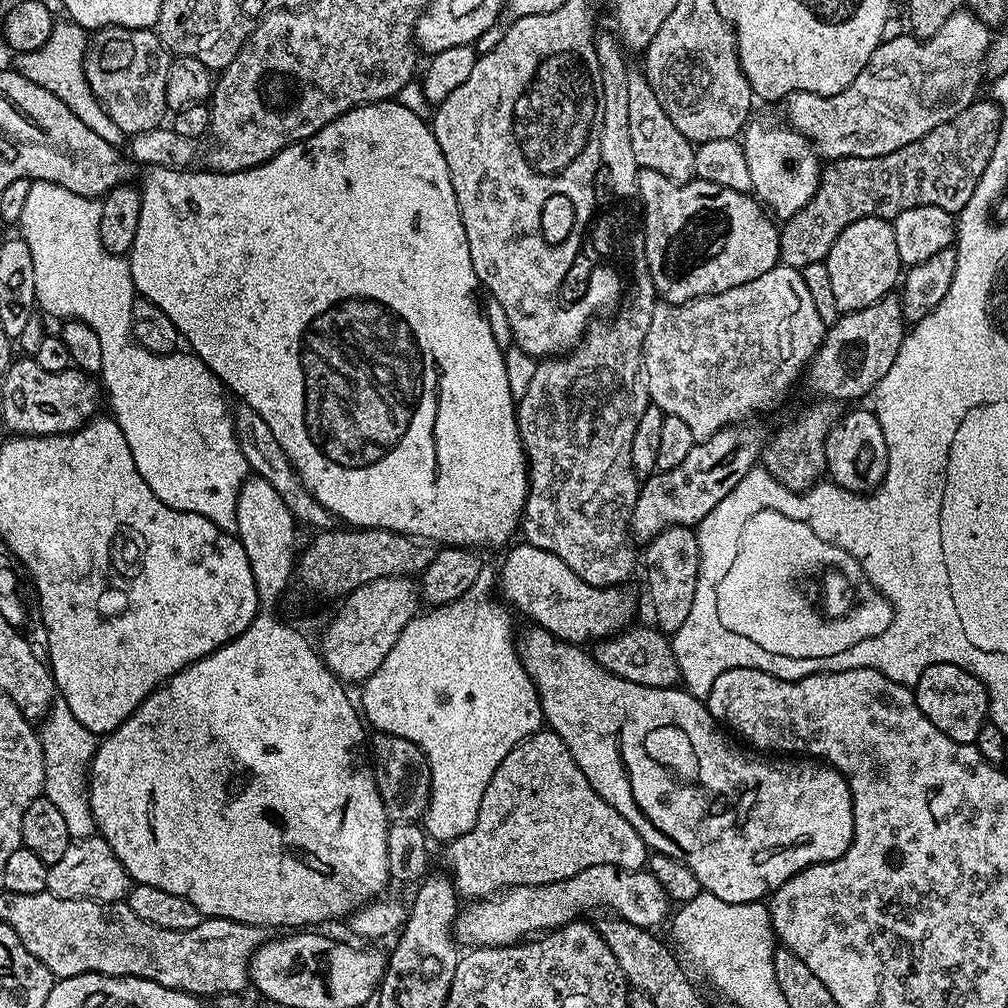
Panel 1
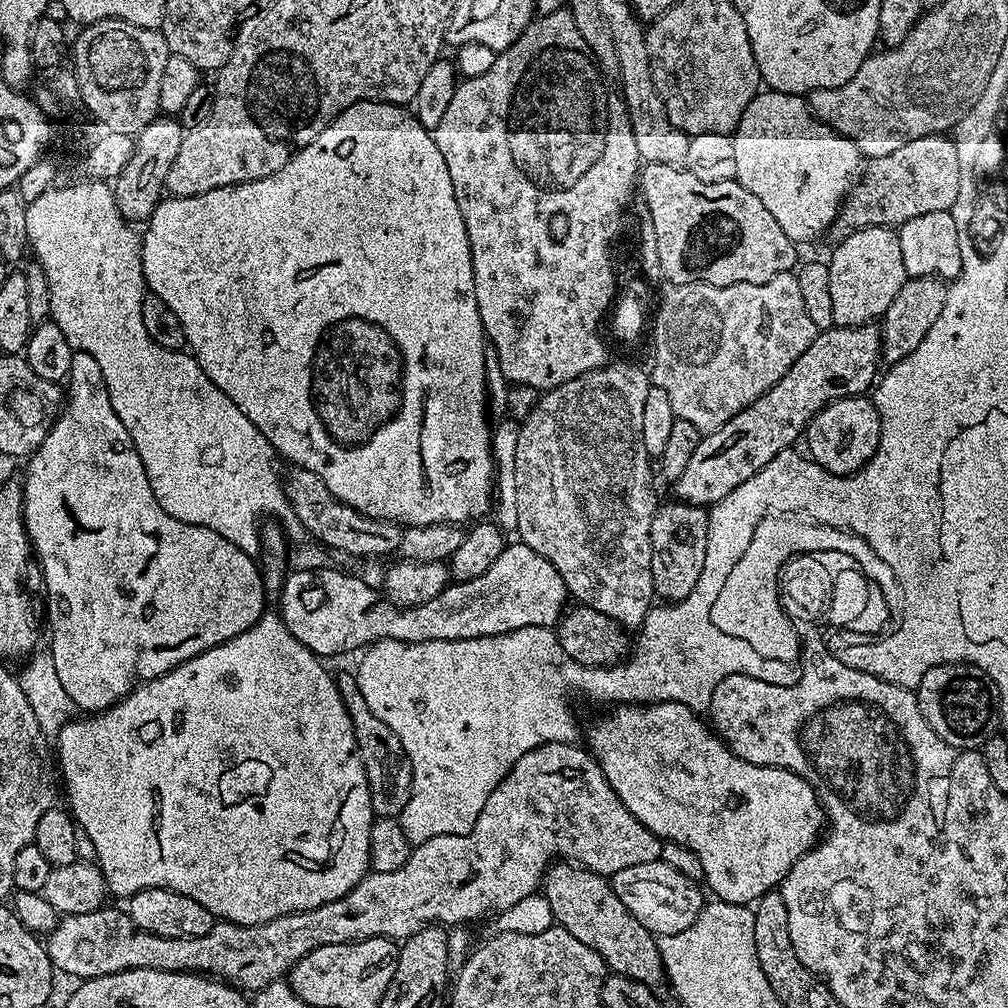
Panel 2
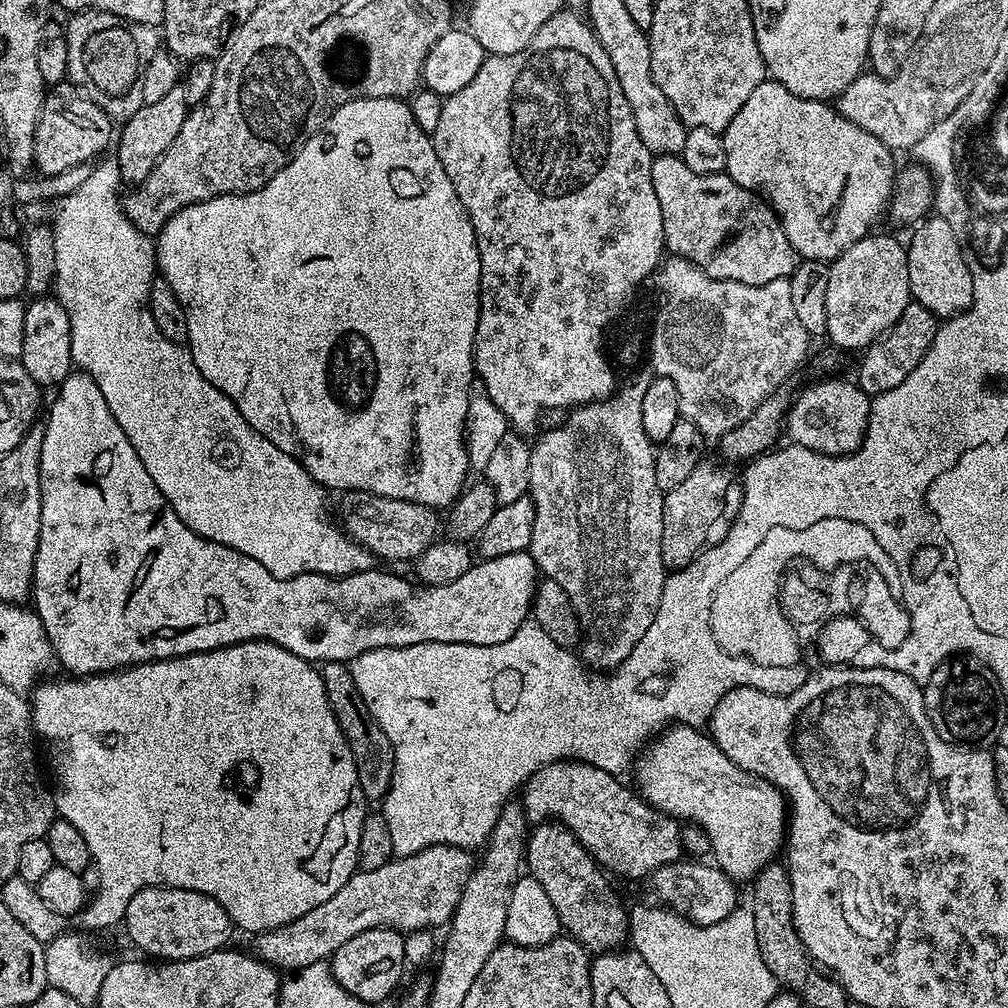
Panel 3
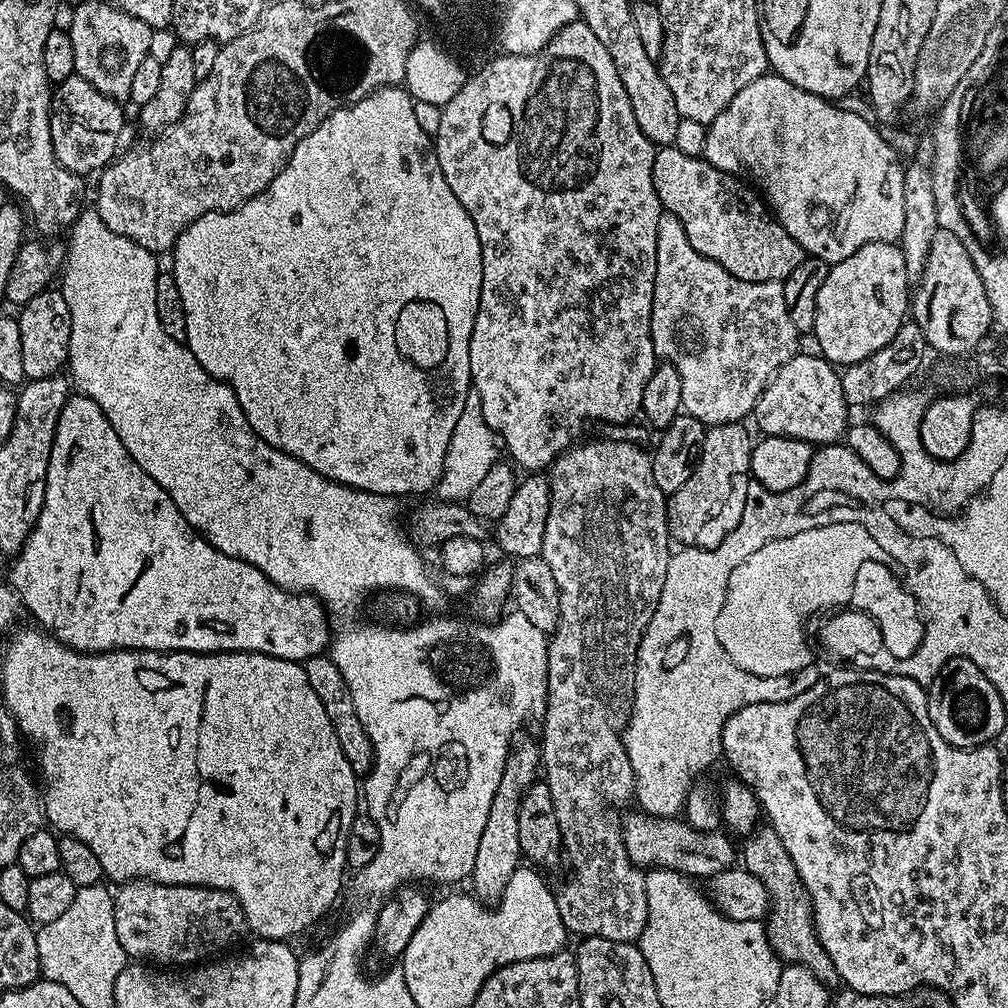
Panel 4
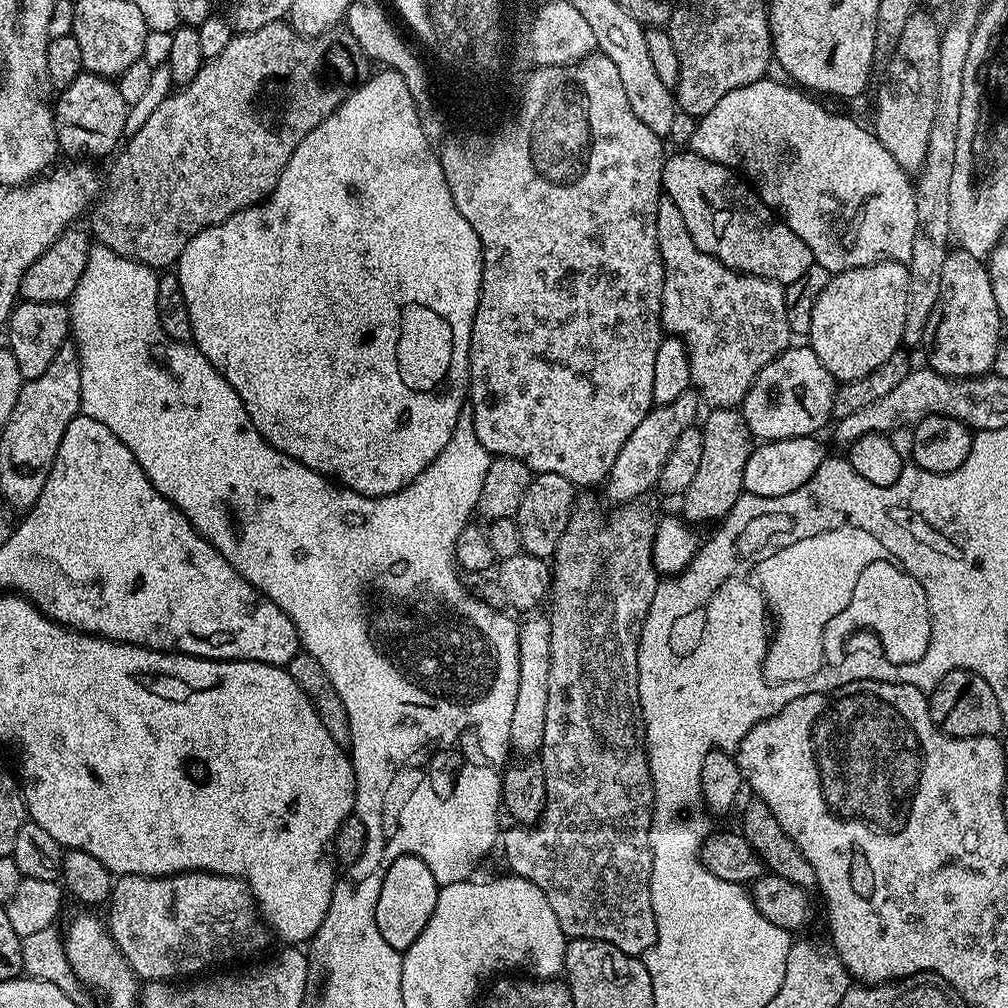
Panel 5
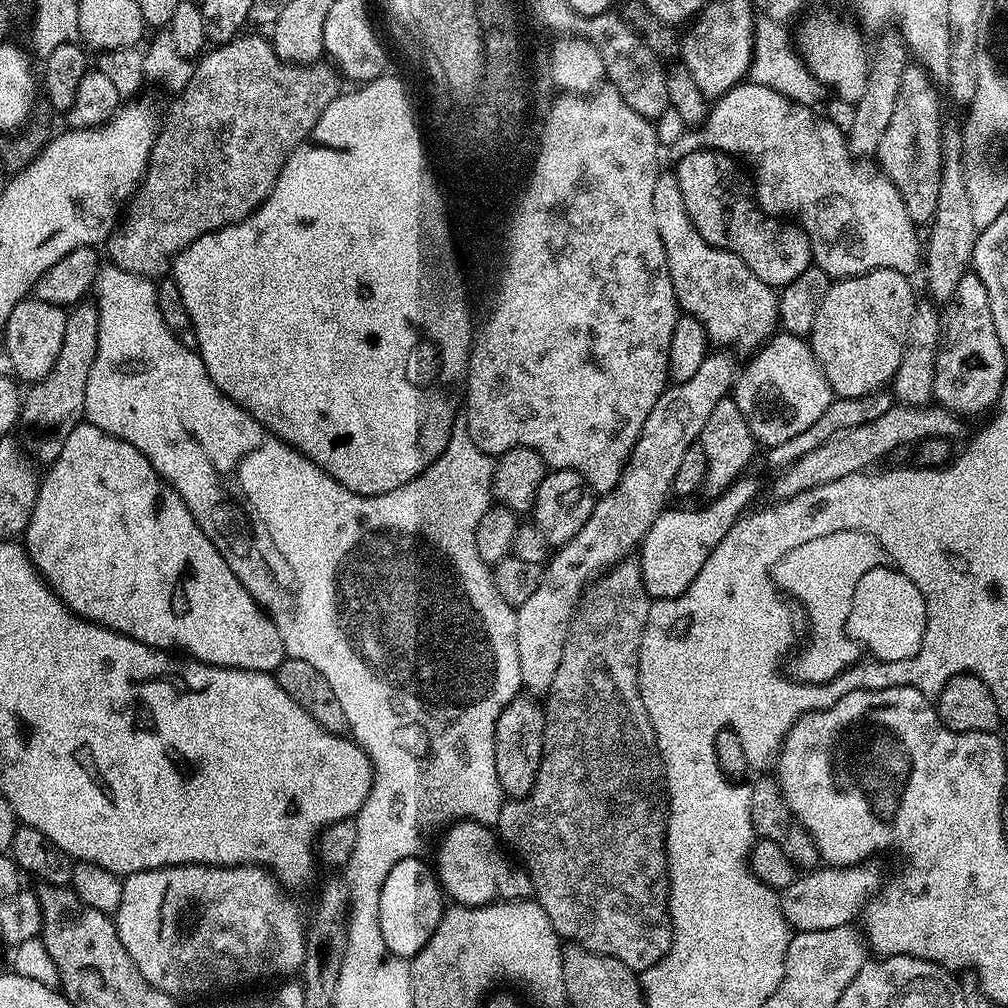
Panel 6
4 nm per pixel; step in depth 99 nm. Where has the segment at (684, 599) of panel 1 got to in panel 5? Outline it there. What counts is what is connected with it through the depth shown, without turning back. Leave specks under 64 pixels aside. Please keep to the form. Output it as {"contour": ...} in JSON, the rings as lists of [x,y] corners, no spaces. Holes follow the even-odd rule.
{"contour":[[[713,407],[708,417],[702,420],[704,441],[702,442],[702,463],[694,474],[694,482],[682,494],[684,512],[682,516],[689,525],[719,522],[728,515],[728,511],[738,502],[740,493],[744,491],[744,475],[746,462],[754,447],[754,437],[746,422],[743,411],[739,407]]]}

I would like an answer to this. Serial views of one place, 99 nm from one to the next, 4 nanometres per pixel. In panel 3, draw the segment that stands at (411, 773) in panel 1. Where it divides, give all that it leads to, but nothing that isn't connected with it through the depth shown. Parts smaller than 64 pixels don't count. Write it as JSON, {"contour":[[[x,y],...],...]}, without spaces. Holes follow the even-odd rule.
{"contour":[[[327,661],[320,668],[320,677],[322,686],[326,686],[330,710],[334,710],[334,718],[338,718],[338,726],[350,746],[350,754],[354,754],[354,766],[358,770],[358,782],[362,786],[365,801],[383,801],[394,778],[394,746],[390,746],[390,738],[386,738],[378,722],[374,722],[374,718],[369,714],[362,694],[358,694],[352,669],[345,661]]]}

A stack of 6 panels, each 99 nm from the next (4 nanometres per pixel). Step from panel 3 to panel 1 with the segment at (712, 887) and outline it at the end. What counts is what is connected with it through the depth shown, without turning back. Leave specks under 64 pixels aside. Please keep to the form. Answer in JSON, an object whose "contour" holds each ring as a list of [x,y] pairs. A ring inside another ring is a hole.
{"contour":[[[590,866],[562,882],[553,884],[523,884],[513,888],[505,888],[503,892],[477,899],[469,908],[461,907],[454,925],[454,936],[461,945],[472,948],[505,948],[507,944],[519,944],[537,934],[551,932],[553,928],[560,928],[564,924],[579,921],[587,912],[595,908],[604,908],[609,913],[621,916],[626,922],[634,922],[634,926],[642,926],[649,930],[659,929],[659,924],[669,919],[670,899],[666,890],[662,890],[662,882],[654,878],[644,868],[626,870],[618,866]]]}

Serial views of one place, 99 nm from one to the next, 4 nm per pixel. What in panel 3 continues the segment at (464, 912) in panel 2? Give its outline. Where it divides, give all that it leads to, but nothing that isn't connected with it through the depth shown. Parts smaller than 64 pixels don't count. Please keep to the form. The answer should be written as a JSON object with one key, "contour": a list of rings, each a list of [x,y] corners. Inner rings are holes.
{"contour":[[[557,760],[545,764],[529,778],[527,784],[523,785],[524,815],[532,822],[563,824],[576,835],[576,841],[596,859],[596,863],[609,873],[617,872],[618,875],[629,876],[632,880],[638,879],[639,876],[651,877],[654,870],[681,859],[681,825],[665,812],[659,812],[643,796],[631,787],[628,789],[620,780],[623,779],[593,764],[585,764],[582,760]],[[439,844],[413,856],[393,858],[386,866],[378,866],[378,870],[357,870],[338,894],[322,902],[322,906],[314,906],[310,914],[259,933],[255,937],[255,955],[281,973],[291,974],[327,961],[342,942],[350,942],[354,934],[371,928],[395,928],[407,934],[447,925],[456,912],[466,882],[472,877],[472,856],[467,848]]]}

